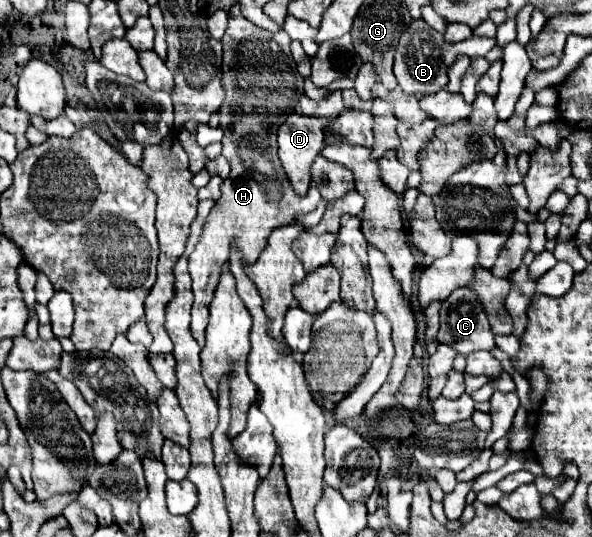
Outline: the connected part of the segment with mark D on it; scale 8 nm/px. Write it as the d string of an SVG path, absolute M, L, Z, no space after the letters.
M289 113L287 121L277 129L279 159L299 195L307 193L311 161L323 149L323 123L323 117Z

